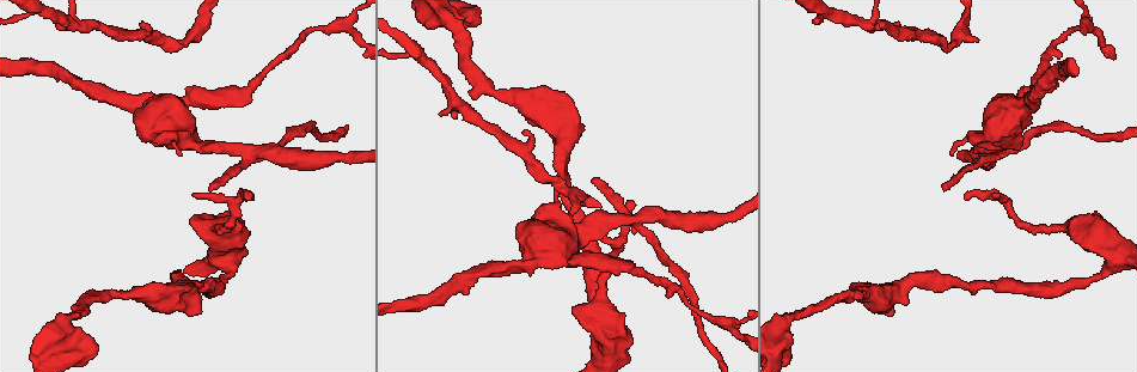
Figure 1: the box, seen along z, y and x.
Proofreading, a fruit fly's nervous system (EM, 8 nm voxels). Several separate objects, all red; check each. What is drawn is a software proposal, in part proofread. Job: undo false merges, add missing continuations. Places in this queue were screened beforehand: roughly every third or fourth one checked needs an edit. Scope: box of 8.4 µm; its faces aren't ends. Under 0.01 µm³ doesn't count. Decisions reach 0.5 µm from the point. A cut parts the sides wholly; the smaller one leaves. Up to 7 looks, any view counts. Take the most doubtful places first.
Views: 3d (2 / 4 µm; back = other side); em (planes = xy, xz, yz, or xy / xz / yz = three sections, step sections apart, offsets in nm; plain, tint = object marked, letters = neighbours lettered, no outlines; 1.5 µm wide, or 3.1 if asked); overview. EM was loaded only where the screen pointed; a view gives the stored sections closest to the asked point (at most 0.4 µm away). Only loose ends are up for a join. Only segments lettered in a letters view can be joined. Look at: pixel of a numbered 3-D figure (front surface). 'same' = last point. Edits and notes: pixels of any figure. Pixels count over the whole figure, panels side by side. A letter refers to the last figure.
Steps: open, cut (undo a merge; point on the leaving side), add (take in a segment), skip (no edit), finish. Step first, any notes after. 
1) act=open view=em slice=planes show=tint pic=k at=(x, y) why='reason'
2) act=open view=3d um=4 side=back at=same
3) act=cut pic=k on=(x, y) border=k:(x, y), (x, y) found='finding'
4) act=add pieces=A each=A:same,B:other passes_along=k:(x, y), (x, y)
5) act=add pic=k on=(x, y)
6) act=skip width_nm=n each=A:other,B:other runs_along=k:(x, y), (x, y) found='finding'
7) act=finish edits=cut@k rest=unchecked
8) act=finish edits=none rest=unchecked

act=open view=em slice=yz step=4 show=tint pic=1 at=(572, 308)

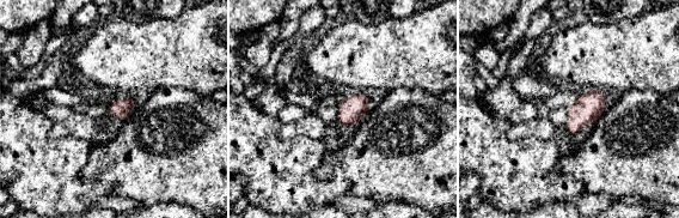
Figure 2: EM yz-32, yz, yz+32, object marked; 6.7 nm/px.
act=open view=em slice=planes show=letters at=same why='cut it another way'

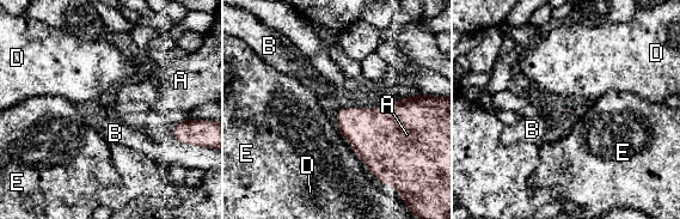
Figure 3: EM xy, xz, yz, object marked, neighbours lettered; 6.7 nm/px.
act=skip each=A:other,B:other,D:other,E:other border=3:(336, 128), (344, 138) found='none of them fits'

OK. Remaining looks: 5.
act=open view=3d um=4 pic=1 at=(455, 104)

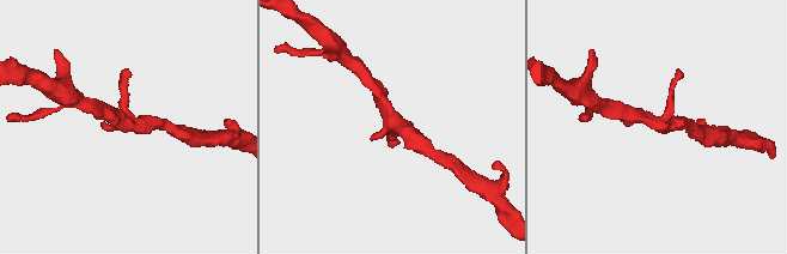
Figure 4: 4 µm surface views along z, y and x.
act=open view=em slice=yz step=4 show=plain pic=4 at=(393, 121)

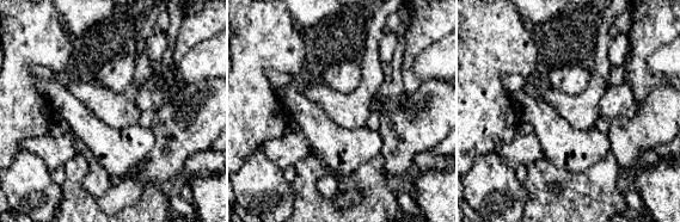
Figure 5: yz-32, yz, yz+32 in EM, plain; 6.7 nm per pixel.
act=open view=em slice=yz step=4 show=letters at=same why='what lies round it'

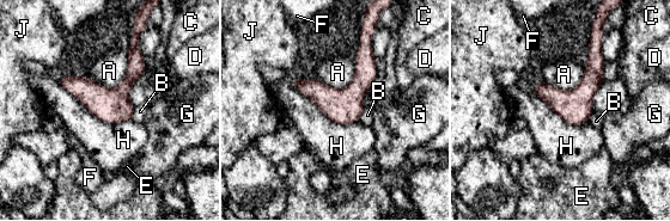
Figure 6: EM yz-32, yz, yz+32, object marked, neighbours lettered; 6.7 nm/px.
act=skip each=A:other,B:other,C:other,D:other,E:other,F:other,G:other,H:other,J:other border=6:(58, 83), (98, 118), (131, 120) found='one cell here'

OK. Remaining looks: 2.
act=open view=3d um=4 pic=1 at=(210, 190)

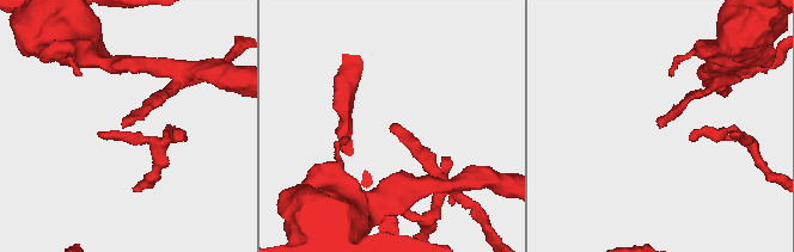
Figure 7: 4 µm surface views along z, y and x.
act=open view=em slice=planes show=letters pic=7 at=(391, 126) why='need the tissue'

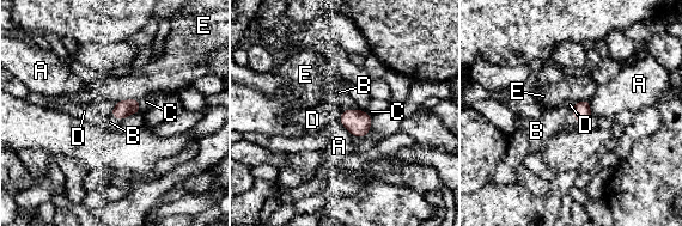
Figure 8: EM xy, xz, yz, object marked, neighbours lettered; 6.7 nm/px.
act=add pieces=B width_nm=120 each=A:other,B:same,C:other,D:other,E:other found='the cell continues'

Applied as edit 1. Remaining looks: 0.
act=finish edits=add@8 rest=unchecked

